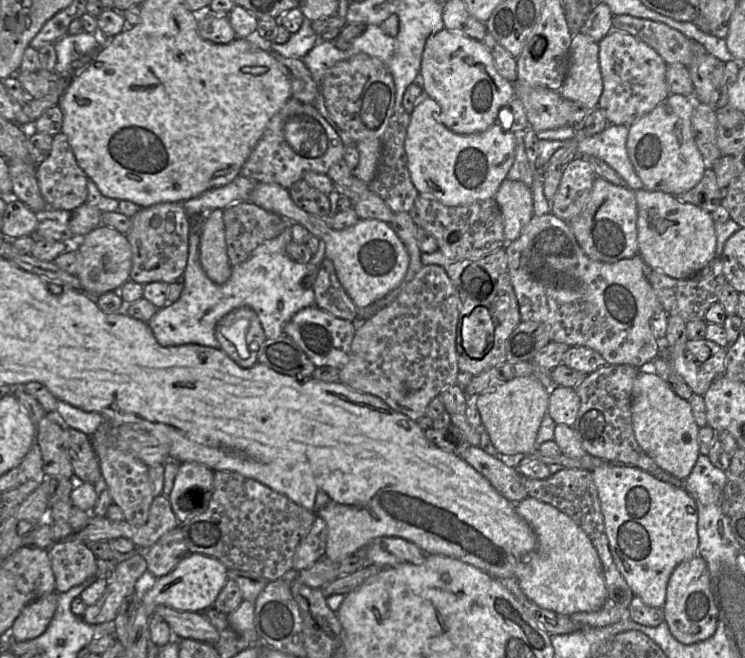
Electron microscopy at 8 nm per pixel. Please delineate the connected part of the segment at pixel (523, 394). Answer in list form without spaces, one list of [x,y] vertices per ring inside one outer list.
[[[521,376],[478,395],[476,406],[482,426],[493,446],[507,460],[517,460],[536,450],[536,436],[548,410],[549,392],[536,378]]]

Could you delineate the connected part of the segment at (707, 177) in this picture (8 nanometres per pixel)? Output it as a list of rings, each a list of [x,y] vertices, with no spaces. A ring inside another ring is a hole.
[[[712,168],[705,170],[701,181],[694,188],[674,196],[682,202],[696,205],[709,213],[722,204],[716,174]]]

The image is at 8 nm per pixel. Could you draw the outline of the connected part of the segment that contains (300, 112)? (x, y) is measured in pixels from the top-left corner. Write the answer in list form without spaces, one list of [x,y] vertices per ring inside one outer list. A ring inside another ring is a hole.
[[[291,97],[269,121],[262,137],[241,168],[240,175],[256,182],[276,183],[289,189],[308,171],[327,174],[329,168],[343,159],[345,145],[340,136],[312,104]]]

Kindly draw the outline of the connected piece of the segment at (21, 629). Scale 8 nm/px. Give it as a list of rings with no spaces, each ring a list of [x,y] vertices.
[[[58,593],[46,594],[26,605],[11,627],[12,638],[24,642],[42,635],[48,628],[58,605]]]

